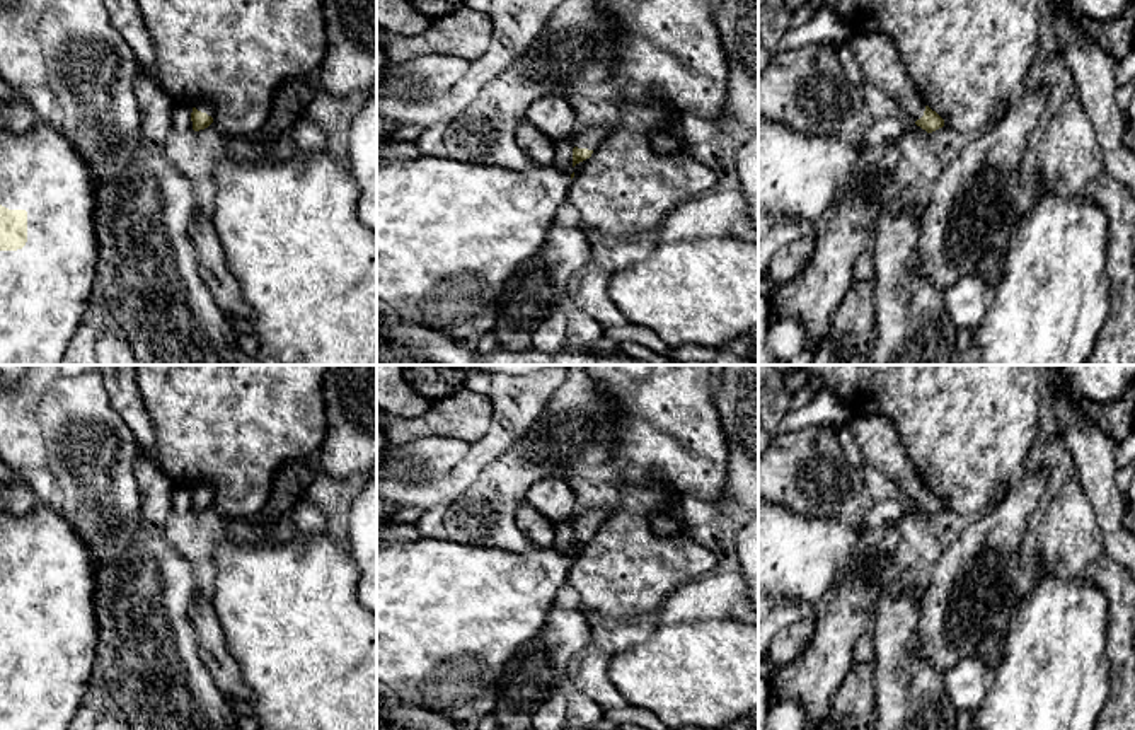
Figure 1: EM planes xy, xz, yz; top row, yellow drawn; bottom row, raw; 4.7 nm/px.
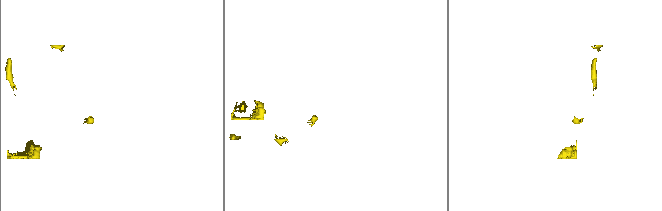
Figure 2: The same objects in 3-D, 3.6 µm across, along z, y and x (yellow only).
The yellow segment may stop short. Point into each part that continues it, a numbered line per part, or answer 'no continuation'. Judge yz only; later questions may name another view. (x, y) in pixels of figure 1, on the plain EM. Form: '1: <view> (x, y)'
1: yz (880, 444)

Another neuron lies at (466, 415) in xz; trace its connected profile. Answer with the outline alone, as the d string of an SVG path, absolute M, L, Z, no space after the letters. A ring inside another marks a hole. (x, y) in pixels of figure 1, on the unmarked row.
M462 389L443 397L421 416L399 416L377 408L377 426L390 445L404 445L418 438L460 438L467 443L481 440L493 421L487 394Z

